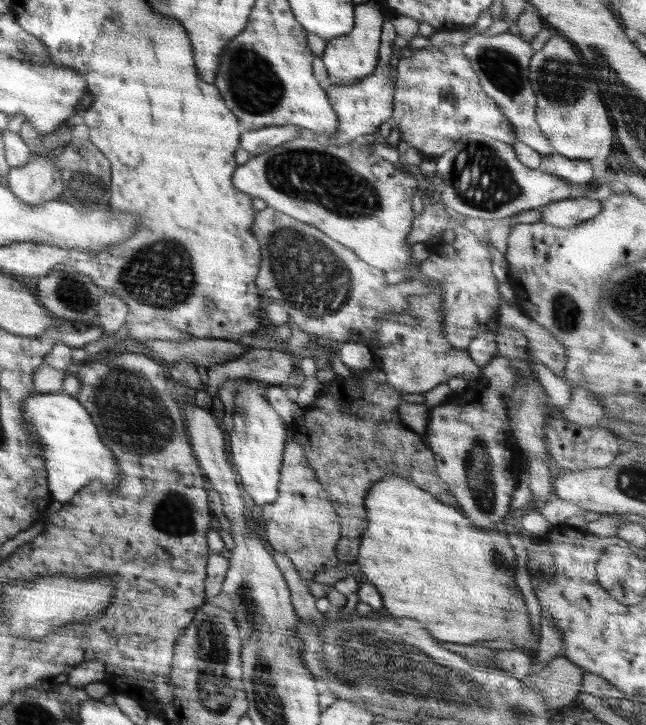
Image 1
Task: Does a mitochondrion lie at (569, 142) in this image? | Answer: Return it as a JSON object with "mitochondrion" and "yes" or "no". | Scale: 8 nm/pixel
{"mitochondrion":"no"}

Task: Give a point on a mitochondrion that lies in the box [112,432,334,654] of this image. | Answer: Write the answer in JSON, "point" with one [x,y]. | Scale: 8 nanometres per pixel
{"point":[173,515]}

